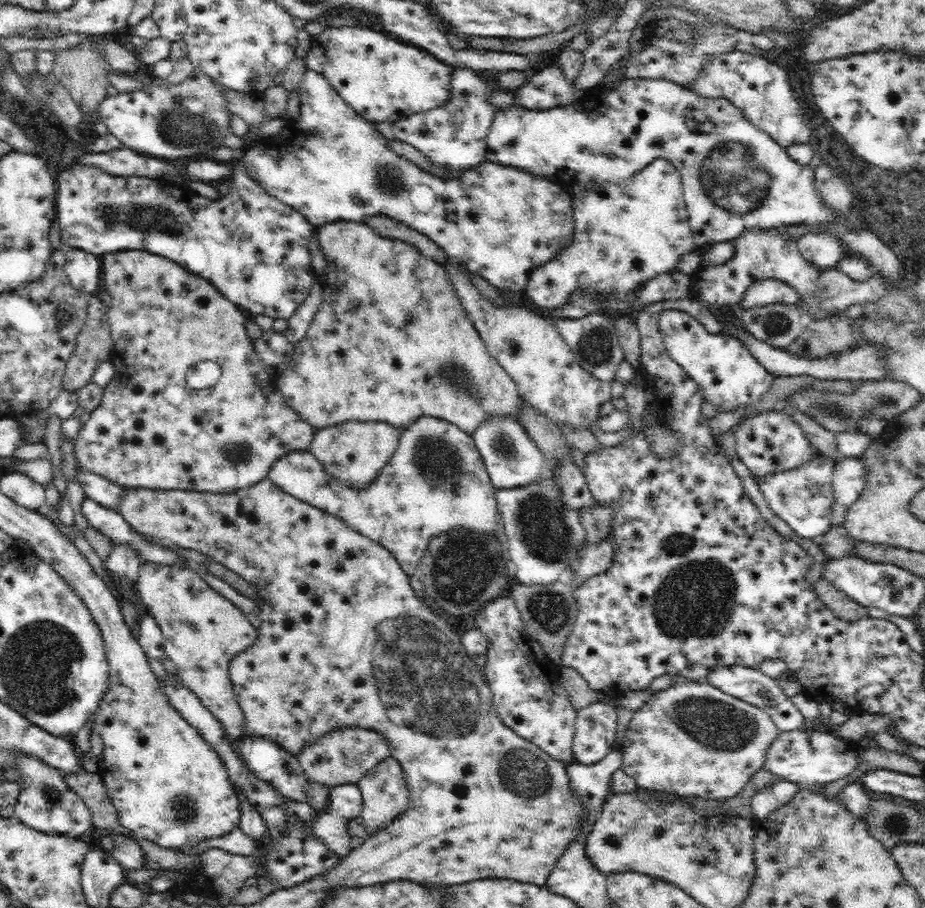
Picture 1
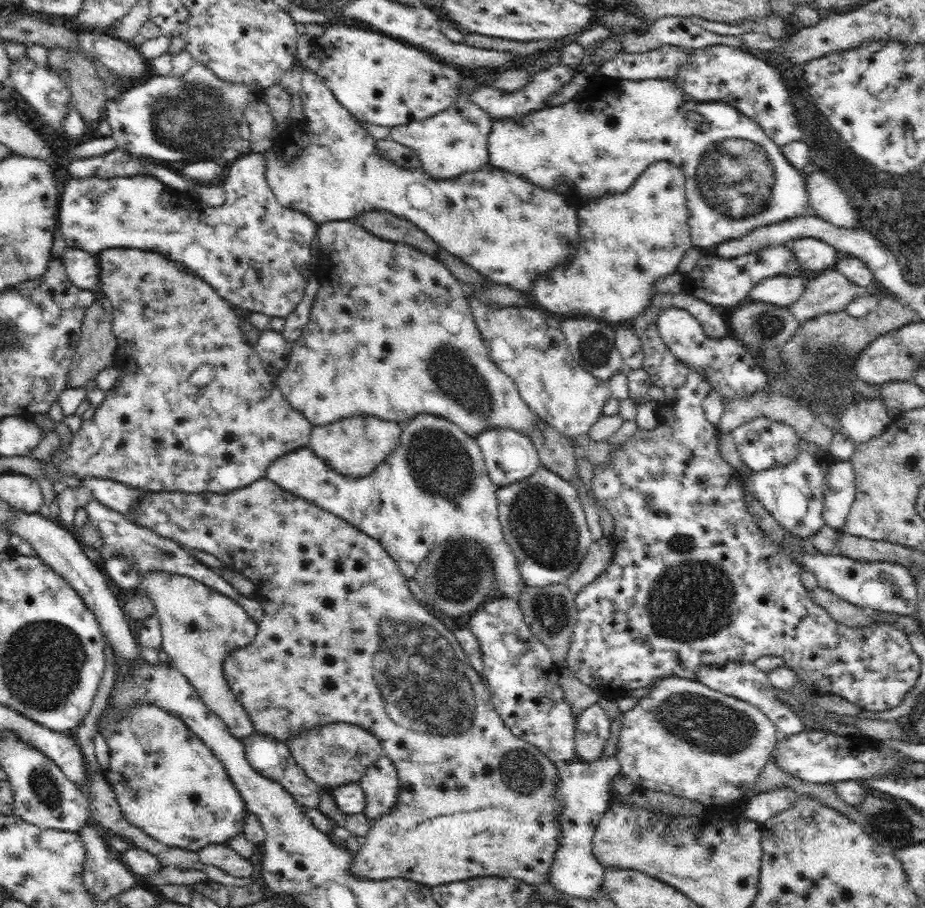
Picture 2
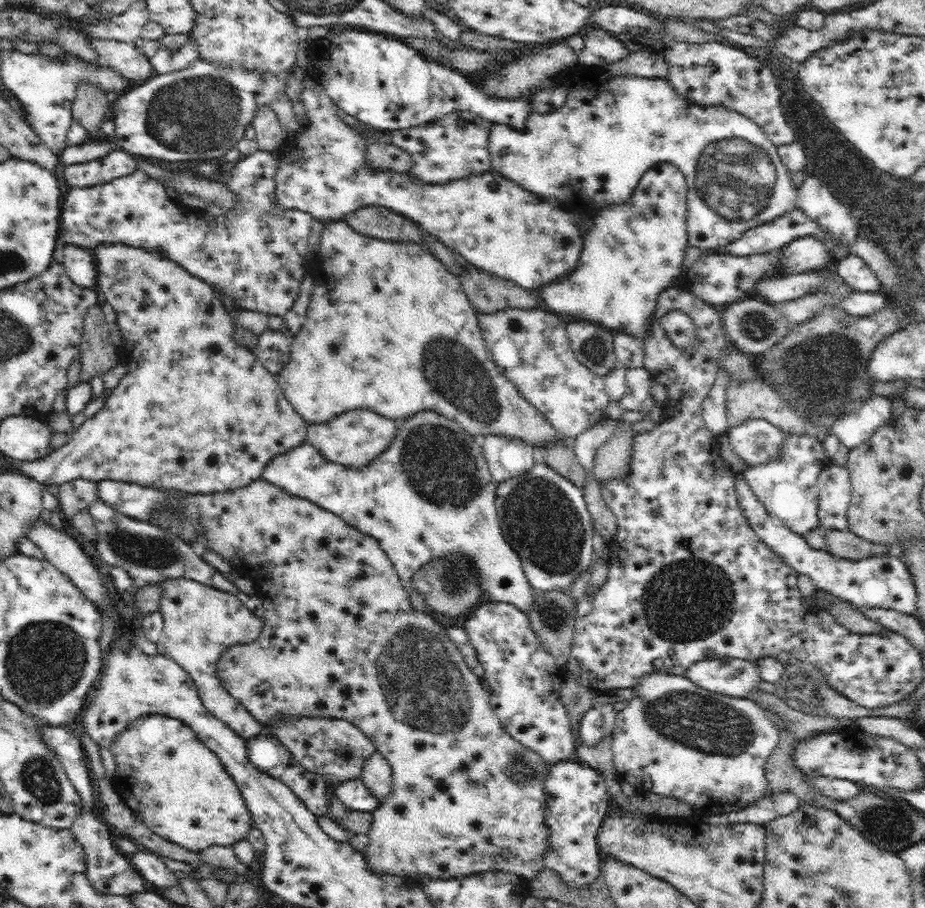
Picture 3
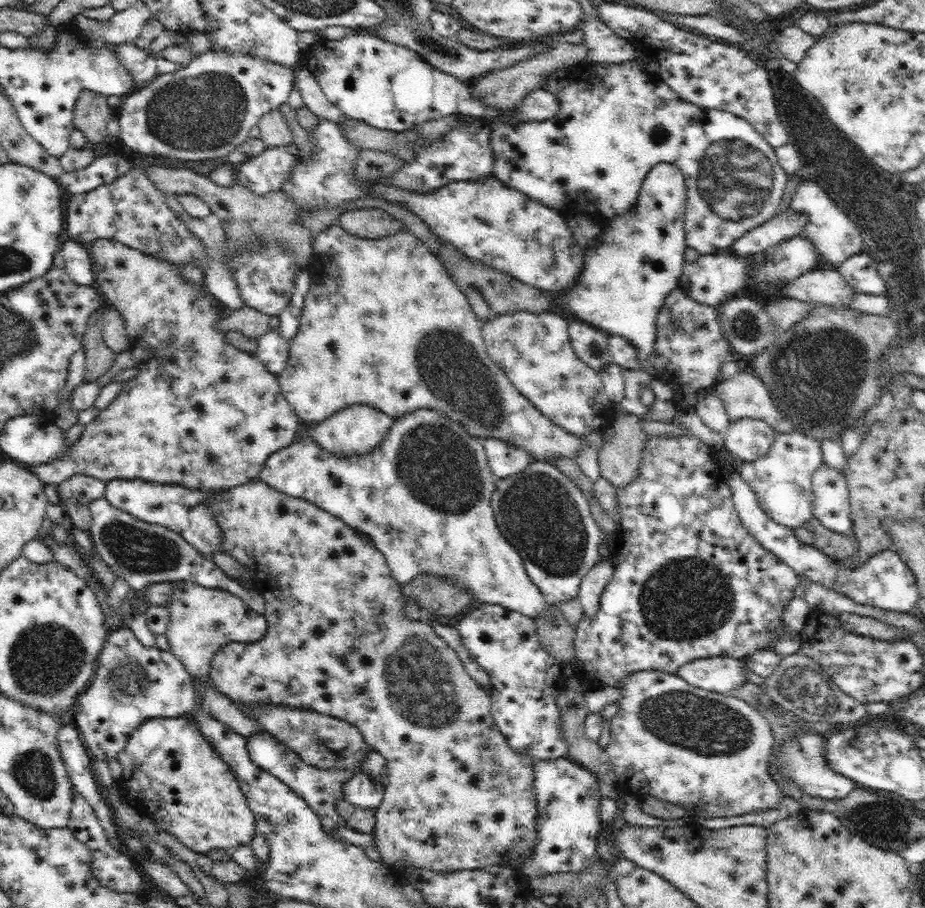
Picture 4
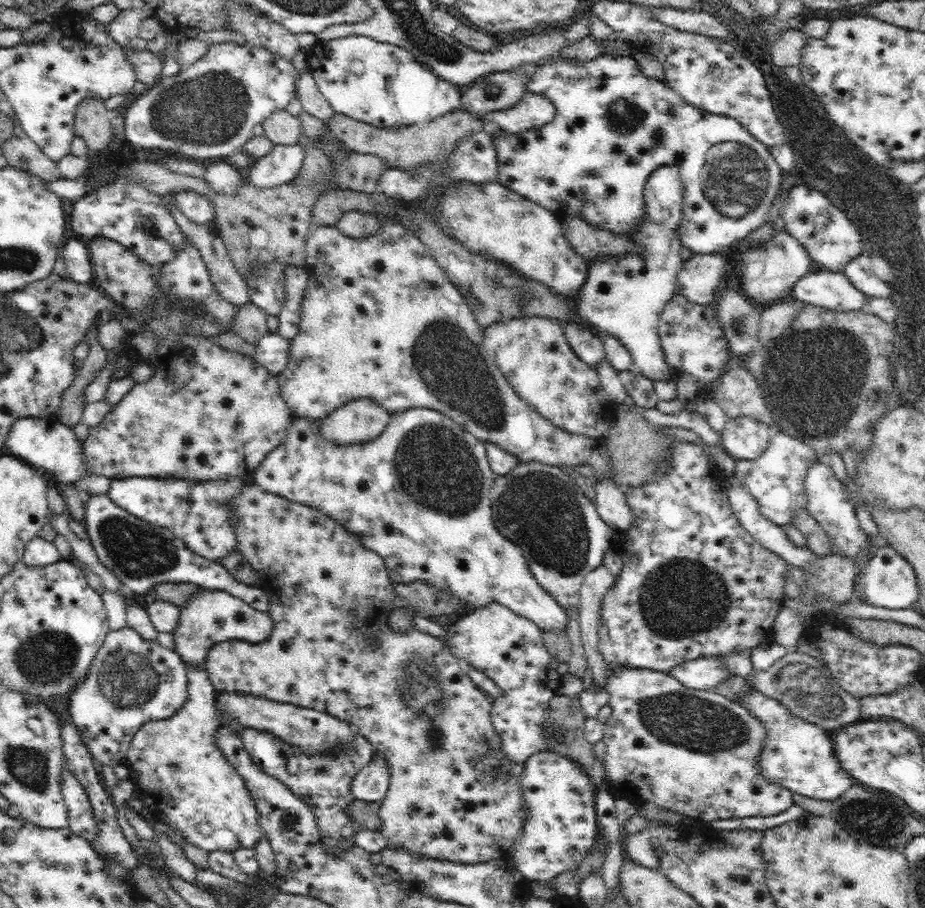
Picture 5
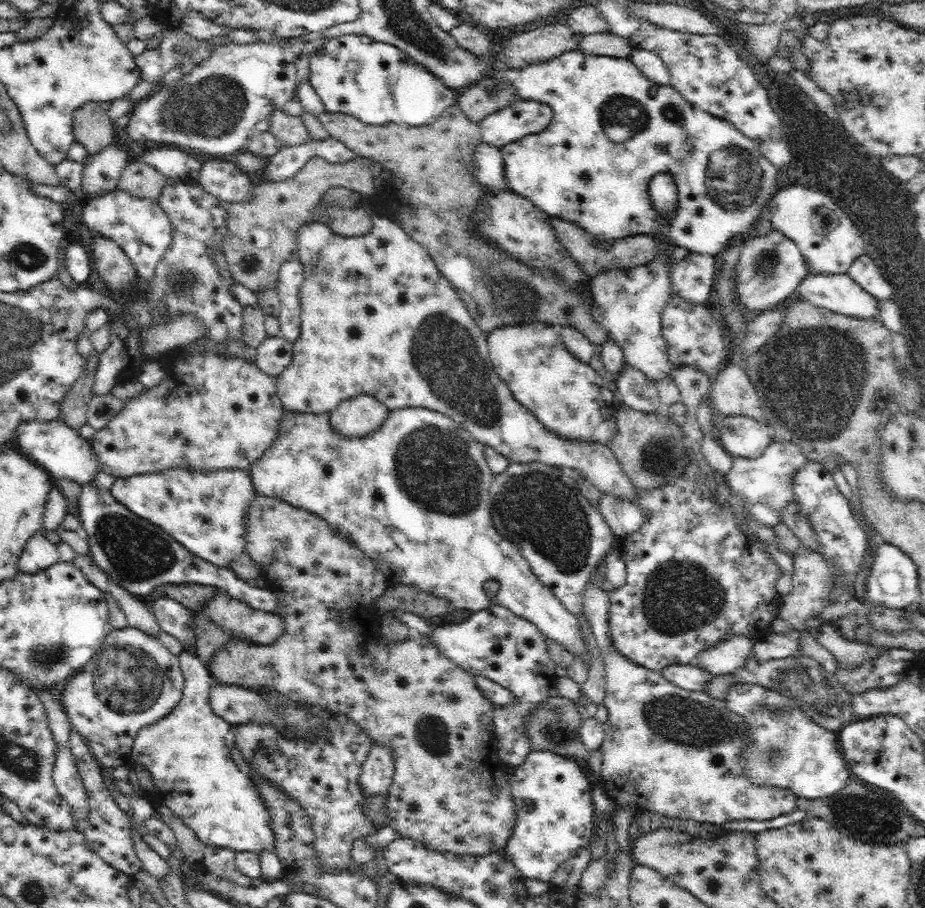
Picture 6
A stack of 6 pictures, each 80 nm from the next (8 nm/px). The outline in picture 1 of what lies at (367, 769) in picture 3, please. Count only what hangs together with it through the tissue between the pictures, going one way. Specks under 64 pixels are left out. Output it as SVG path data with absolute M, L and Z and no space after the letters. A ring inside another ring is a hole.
M387 756L373 769L370 769L358 782L358 788L363 797L363 810L361 817L367 835L386 829L393 820L404 816L410 804L410 792L405 781L405 772L402 765L392 756Z

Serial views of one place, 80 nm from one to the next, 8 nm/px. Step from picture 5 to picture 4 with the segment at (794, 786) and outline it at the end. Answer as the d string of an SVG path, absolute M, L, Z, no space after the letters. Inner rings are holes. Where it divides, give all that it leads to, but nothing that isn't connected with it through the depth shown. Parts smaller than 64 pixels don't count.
M800 731L781 750L775 762L786 780L797 784L804 793L820 799L844 799L856 788L856 783L828 767L824 757L824 737L820 733Z

